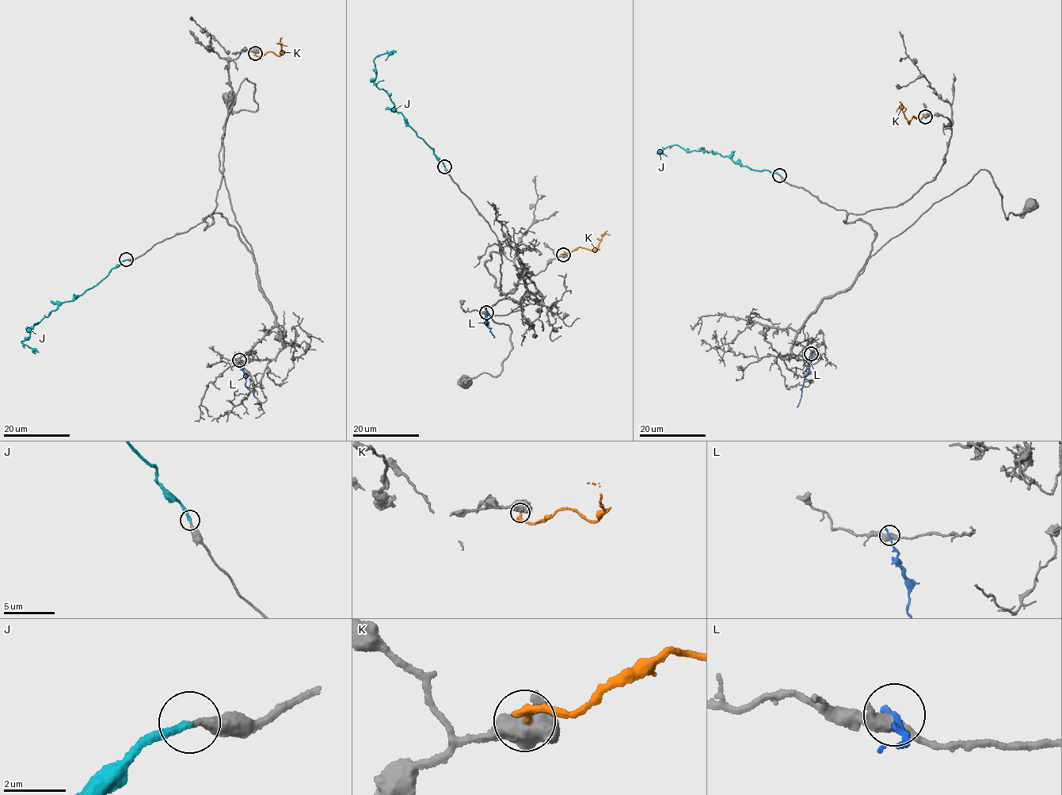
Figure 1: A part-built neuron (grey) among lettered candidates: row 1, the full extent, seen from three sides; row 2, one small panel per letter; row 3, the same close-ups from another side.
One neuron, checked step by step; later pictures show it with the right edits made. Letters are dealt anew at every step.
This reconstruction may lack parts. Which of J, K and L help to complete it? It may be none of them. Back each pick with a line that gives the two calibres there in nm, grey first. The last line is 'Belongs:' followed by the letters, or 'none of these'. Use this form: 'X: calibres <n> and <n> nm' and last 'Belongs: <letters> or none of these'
J: calibres 280 and 240 nm
Belongs: J

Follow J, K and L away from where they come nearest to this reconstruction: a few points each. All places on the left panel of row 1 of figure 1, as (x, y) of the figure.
J: (126, 259), (99, 283), (83, 294), (64, 301), (31, 329), (29, 335), (21, 342), (39, 353)
K: (254, 53), (260, 56), (268, 51), (279, 55), (281, 37)
L: (239, 360), (245, 384), (258, 399), (262, 409)

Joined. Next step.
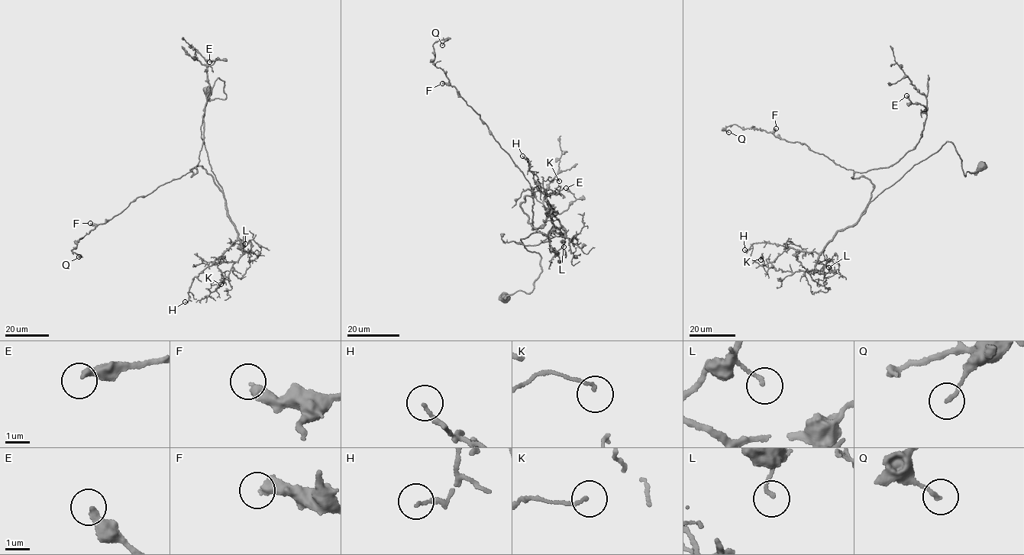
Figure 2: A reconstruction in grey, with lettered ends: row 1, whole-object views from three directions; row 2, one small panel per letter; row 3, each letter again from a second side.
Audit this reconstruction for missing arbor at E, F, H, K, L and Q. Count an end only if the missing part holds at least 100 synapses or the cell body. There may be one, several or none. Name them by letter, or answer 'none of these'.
none of these

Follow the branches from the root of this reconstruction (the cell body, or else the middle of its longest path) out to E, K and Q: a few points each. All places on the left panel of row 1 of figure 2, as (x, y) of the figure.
E: (208, 91), (224, 99), (224, 81), (201, 128), (221, 191), (190, 170), (209, 62)
K: (208, 91), (224, 99), (224, 81), (215, 81), (201, 136), (243, 253), (208, 289), (221, 284)
Q: (208, 91), (224, 99), (224, 81), (201, 128), (222, 190), (194, 167), (96, 226), (71, 250), (79, 256)

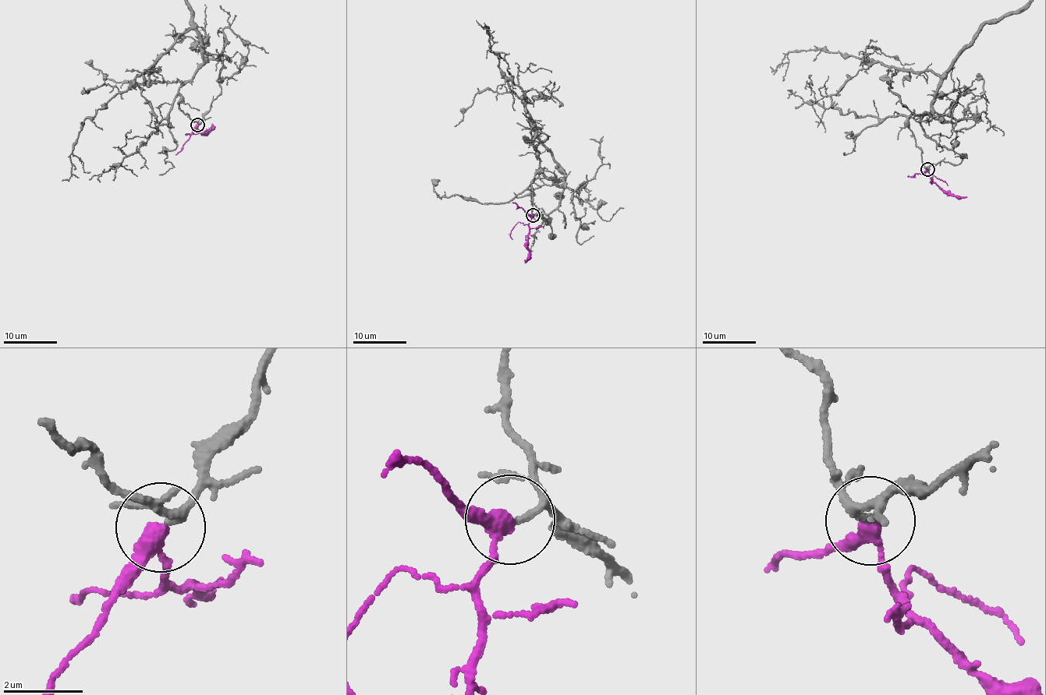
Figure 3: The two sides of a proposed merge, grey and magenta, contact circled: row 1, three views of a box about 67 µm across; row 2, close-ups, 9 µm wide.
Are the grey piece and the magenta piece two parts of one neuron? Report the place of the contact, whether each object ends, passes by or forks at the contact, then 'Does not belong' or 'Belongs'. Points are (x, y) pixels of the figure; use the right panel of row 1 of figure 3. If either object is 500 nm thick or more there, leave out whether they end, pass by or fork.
Place: (927, 169). At the ring grey passes by. At the ring magenta passes by. Belongs

